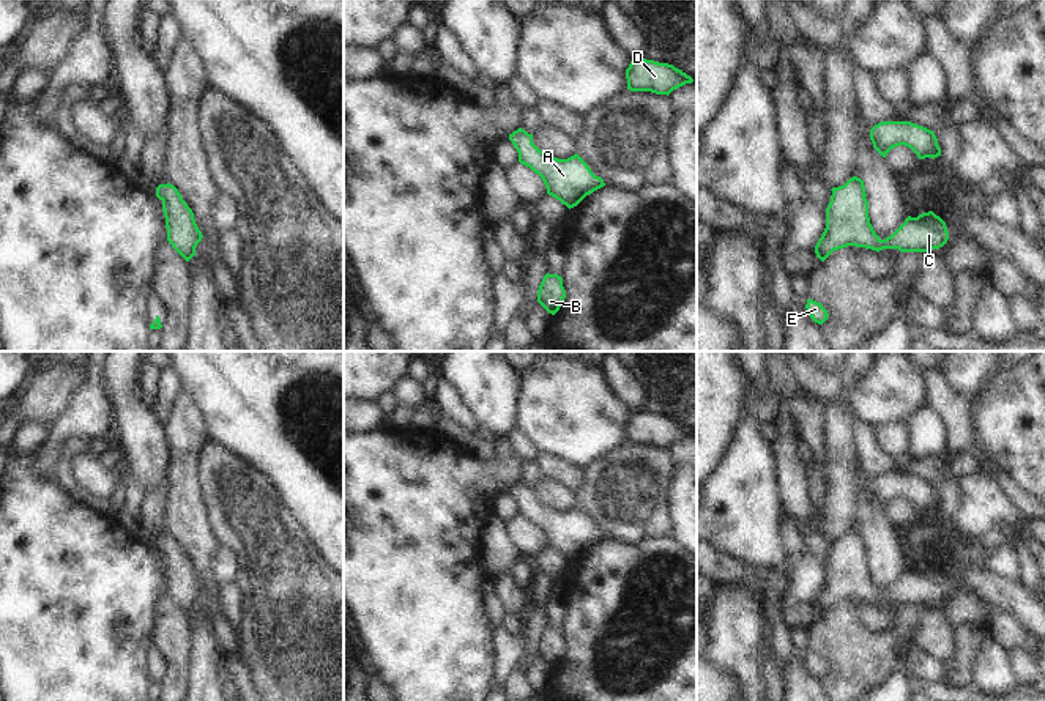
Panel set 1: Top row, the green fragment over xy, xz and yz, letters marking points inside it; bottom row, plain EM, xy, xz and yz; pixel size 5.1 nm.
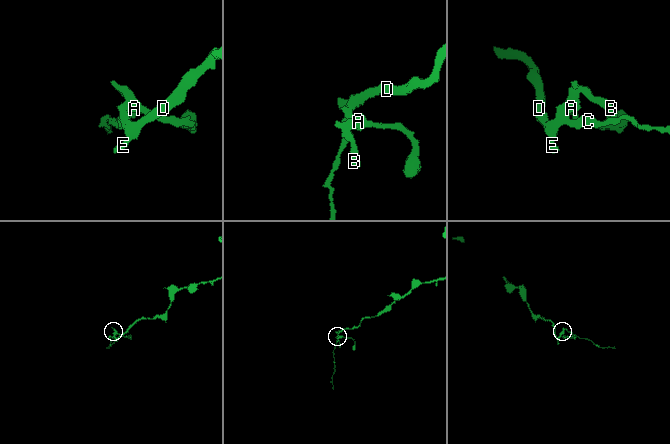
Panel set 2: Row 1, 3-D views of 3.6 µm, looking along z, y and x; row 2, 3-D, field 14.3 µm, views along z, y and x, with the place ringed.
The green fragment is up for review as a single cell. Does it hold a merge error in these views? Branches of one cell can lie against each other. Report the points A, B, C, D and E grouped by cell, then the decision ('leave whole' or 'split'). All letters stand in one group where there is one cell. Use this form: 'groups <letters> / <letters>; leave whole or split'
groups A B C D E; leave whole

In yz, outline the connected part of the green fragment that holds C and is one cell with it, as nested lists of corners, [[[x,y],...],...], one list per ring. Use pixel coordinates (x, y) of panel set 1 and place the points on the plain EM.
[[[850,531],[843,539],[832,540],[826,561],[826,581],[815,599],[816,610],[824,614],[834,603],[856,599],[872,603],[898,602],[900,605],[928,605],[943,600],[949,592],[946,575],[933,564],[905,575],[886,592],[881,592],[868,570],[864,534]]]

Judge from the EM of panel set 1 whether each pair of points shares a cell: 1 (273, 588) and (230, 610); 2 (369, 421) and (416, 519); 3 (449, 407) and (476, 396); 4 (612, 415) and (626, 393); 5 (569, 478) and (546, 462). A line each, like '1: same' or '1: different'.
1: different
2: different
3: different
4: different
5: same

